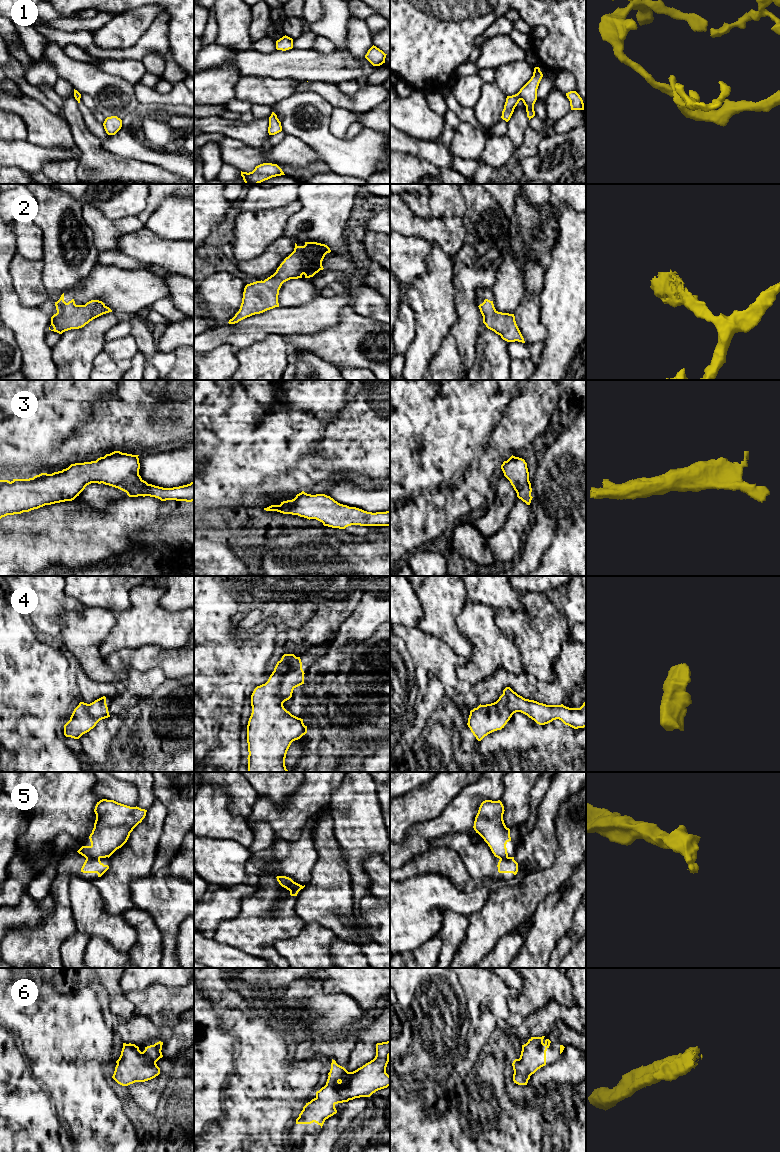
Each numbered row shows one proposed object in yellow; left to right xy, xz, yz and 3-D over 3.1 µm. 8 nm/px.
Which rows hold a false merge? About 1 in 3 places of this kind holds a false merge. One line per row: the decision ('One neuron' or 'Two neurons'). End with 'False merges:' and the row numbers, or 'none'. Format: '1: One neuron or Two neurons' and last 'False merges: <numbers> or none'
1: One neuron
2: One neuron
3: One neuron
4: One neuron
5: Two neurons
6: One neuron
False merges: 5

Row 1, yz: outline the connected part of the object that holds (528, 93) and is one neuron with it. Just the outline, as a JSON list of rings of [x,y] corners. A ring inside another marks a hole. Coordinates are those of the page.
[[[539,67],[534,68],[531,79],[520,89],[520,91],[512,96],[507,96],[501,118],[508,122],[514,112],[515,107],[520,100],[526,106],[527,117],[529,120],[535,116],[534,104],[537,100],[537,89],[543,77]]]

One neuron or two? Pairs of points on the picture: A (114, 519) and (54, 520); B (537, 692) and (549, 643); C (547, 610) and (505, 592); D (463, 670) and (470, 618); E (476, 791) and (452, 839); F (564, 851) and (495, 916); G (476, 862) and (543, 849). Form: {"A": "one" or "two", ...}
{"A": "one", "B": "two", "C": "two", "D": "one", "E": "two", "F": "one", "G": "one"}

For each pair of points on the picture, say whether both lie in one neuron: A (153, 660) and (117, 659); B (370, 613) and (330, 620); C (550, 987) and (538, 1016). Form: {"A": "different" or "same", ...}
{"A": "same", "B": "different", "C": "different"}

